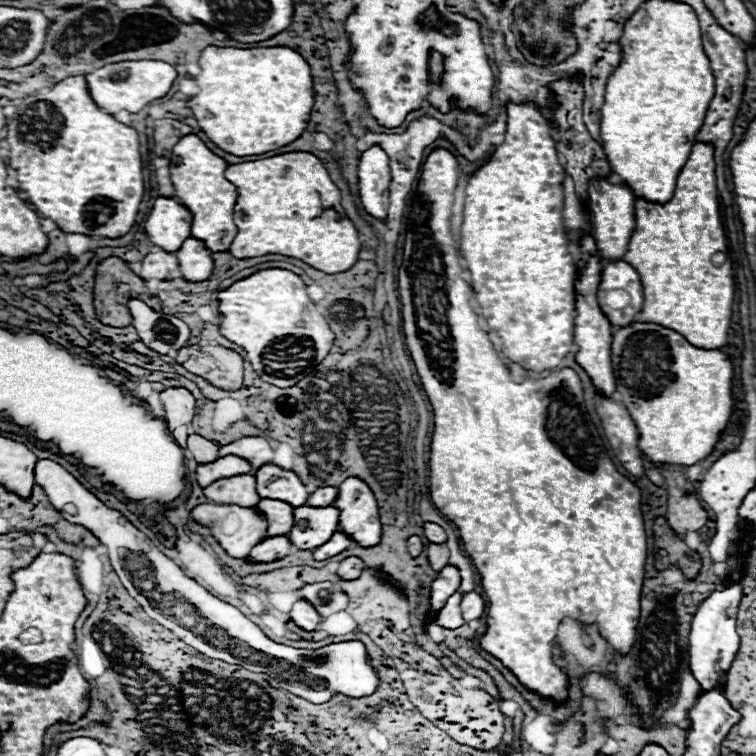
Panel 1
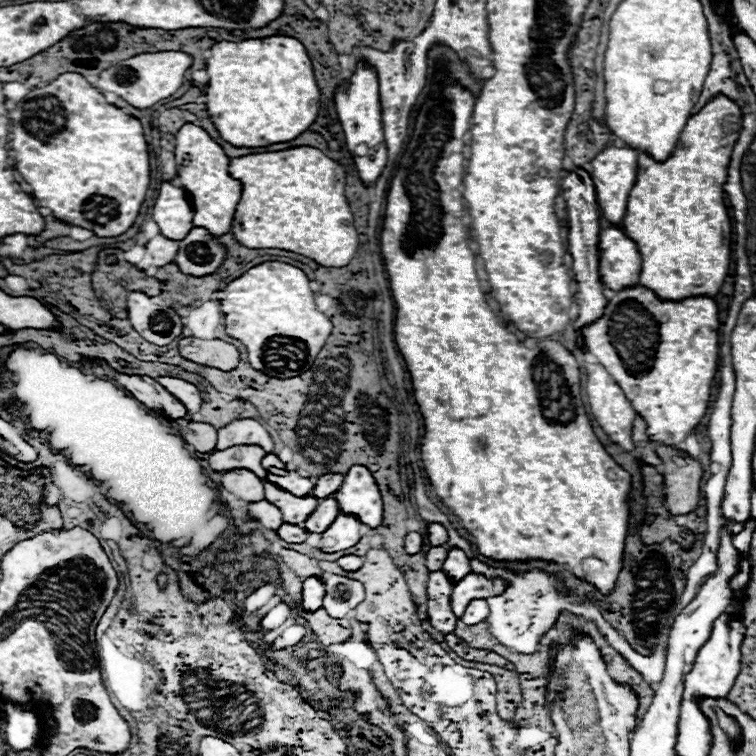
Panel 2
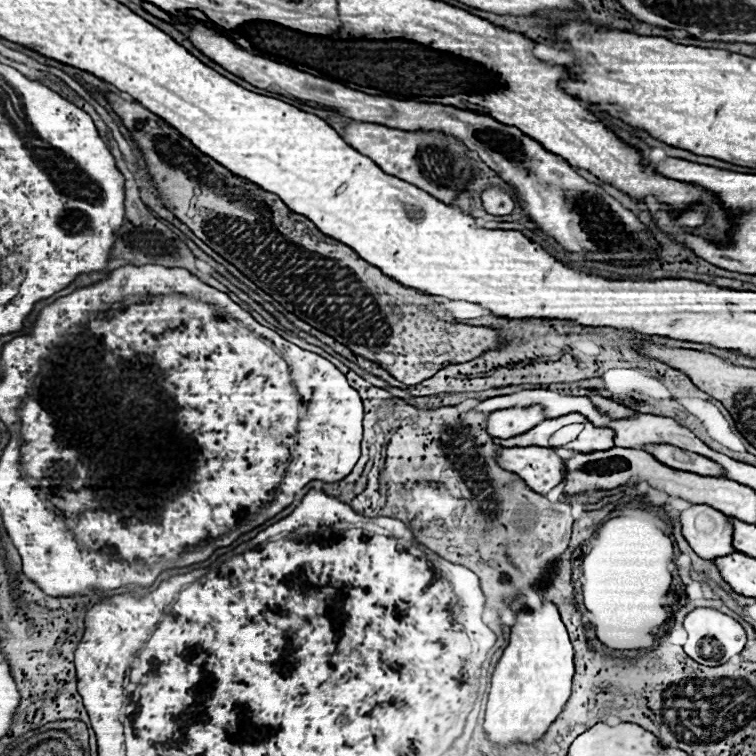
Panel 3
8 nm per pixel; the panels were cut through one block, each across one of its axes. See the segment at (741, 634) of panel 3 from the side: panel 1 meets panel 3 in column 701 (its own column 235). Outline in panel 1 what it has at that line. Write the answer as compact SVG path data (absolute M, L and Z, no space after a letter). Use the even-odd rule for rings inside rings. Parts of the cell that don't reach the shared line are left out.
M38 458L34 466L34 480L46 490L52 506L66 520L90 528L108 546L110 564L128 594L140 602L150 618L172 630L188 646L210 658L238 664L250 672L268 674L270 678L278 680L280 686L288 692L298 694L306 700L314 700L316 704L330 700L334 692L360 698L376 690L378 676L374 674L374 668L366 662L368 658L362 642L340 642L320 650L300 650L276 644L266 638L264 632L238 608L212 596L206 588L188 578L178 564L158 552L148 536L136 530L120 512L106 508L60 464L48 458Z

